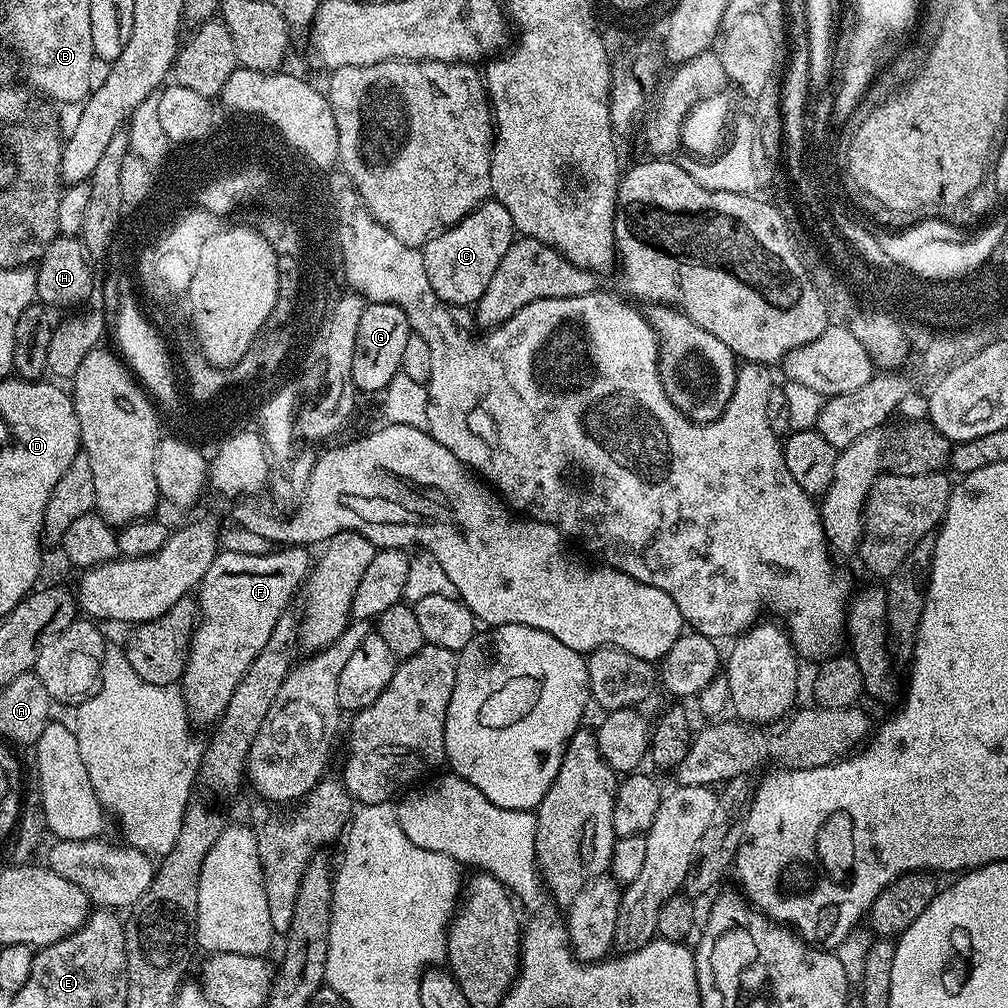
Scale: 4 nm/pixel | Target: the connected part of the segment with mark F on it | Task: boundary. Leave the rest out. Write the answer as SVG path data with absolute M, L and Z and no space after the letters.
M280 546L268 554L238 554L220 550L202 578L198 587L198 619L192 629L192 640L188 644L188 659L184 661L182 691L188 702L191 719L197 725L215 725L230 702L230 694L242 682L250 662L262 654L262 646L270 642L278 618L289 611L292 595L301 591L310 571L309 549L304 546Z

